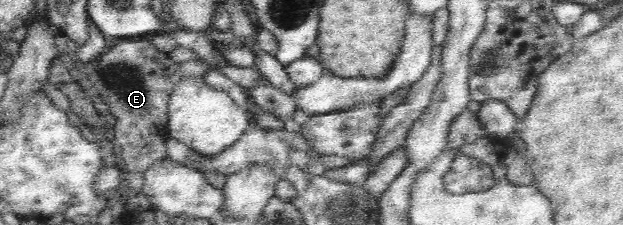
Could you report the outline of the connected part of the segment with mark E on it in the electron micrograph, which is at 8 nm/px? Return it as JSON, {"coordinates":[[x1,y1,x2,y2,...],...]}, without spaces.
{"coordinates":[[139,39,120,41,107,53,101,53,95,59,95,71,89,73,90,84,95,85,95,93,103,100,109,111,117,118,114,125,114,153,117,155,116,167,122,172,137,172,145,174,155,161,168,158,166,142,168,133,168,102,173,88,185,74,179,70,180,63,175,62,168,53,155,48,153,42]]}

